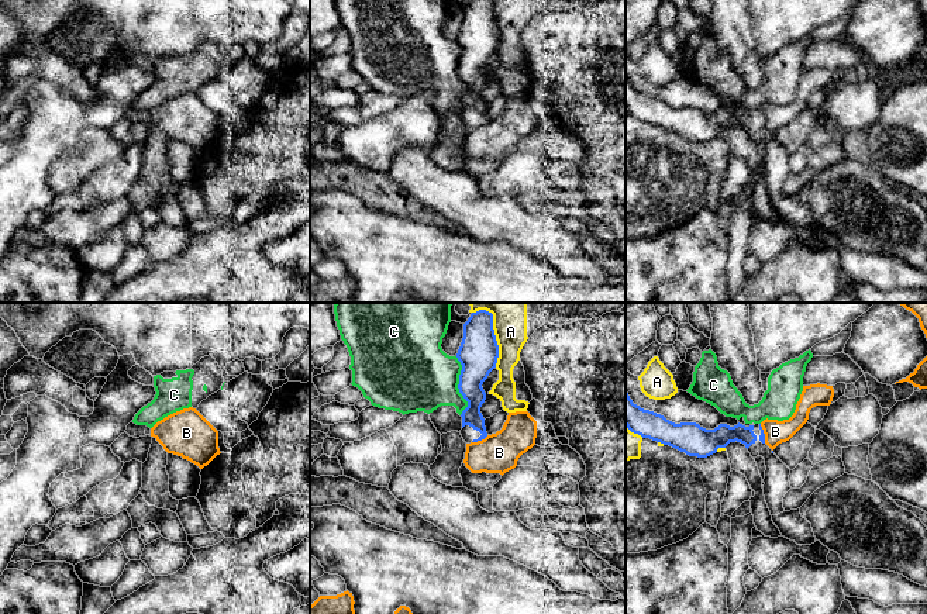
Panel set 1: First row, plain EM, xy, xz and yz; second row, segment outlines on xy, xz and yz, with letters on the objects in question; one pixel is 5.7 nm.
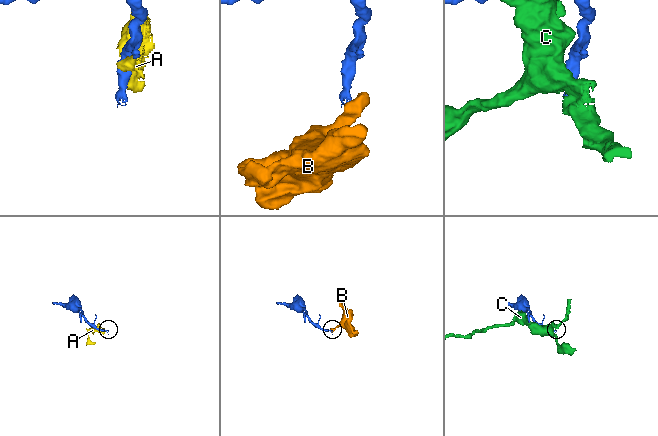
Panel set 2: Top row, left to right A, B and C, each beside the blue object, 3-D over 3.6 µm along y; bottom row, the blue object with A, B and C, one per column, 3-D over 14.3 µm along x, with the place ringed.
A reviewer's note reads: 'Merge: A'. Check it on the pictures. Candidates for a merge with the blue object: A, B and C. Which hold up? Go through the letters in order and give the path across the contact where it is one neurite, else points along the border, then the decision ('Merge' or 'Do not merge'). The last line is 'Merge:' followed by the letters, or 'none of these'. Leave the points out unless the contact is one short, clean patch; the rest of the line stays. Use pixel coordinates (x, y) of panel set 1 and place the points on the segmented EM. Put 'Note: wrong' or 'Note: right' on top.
Note: wrong
A: Do not merge
B: Boundary: xz (488, 435), (472, 442). Do not merge
C: Boundary: xz (455, 356), (461, 365), (458, 392), (467, 402), (461, 414). Do not merge
Merge: none of these

